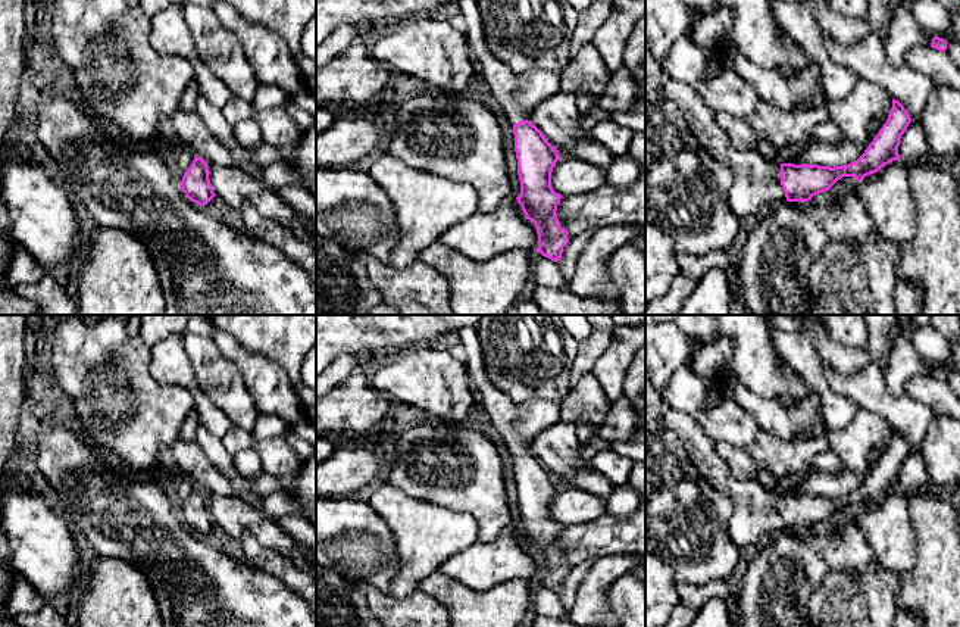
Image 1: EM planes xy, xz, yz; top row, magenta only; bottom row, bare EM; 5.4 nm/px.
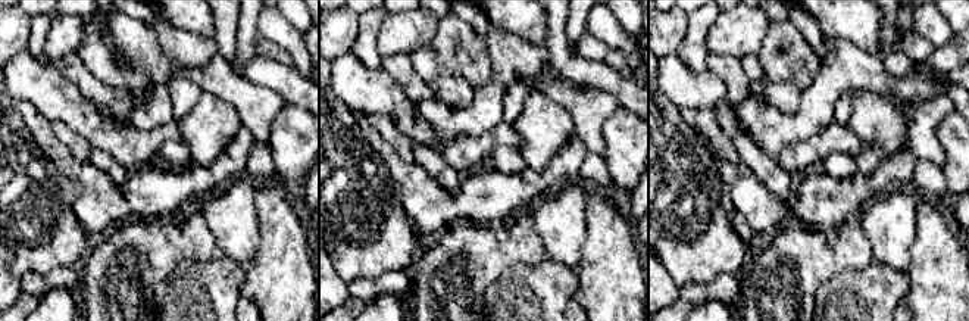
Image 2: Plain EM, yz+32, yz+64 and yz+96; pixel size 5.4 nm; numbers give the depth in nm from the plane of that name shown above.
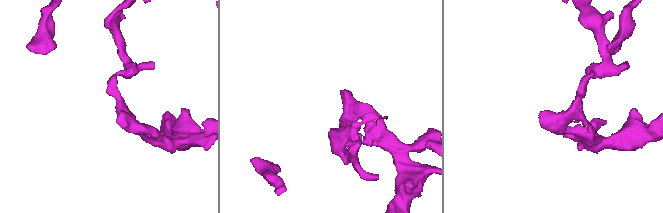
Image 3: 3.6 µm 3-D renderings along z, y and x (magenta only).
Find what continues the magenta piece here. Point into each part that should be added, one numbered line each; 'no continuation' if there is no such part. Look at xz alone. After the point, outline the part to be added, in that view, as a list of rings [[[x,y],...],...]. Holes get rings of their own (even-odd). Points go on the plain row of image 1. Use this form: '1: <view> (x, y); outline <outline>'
1: xz (518, 423); outline [[[463,327],[456,333],[465,347],[468,374],[481,394],[485,418],[512,455],[526,450],[541,431],[562,421],[559,402],[542,397],[515,402],[490,380],[475,327]]]

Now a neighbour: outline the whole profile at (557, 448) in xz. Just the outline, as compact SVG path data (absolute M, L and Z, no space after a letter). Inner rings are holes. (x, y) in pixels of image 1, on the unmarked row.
M559 421L541 431L529 444L545 470L563 486L575 487L598 497L609 499L613 483L592 468L579 455L579 440L575 424Z

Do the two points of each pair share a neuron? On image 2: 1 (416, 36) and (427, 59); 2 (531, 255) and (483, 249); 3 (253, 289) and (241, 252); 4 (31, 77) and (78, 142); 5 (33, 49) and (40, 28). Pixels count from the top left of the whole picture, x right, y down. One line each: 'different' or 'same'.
1: different
2: same
3: different
4: different
5: same

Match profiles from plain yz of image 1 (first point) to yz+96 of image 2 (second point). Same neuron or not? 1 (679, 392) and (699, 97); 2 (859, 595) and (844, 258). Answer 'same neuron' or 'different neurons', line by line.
1: same neuron
2: different neurons

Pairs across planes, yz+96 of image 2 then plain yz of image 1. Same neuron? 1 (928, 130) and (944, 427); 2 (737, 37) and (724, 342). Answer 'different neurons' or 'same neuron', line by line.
1: different neurons
2: same neuron

